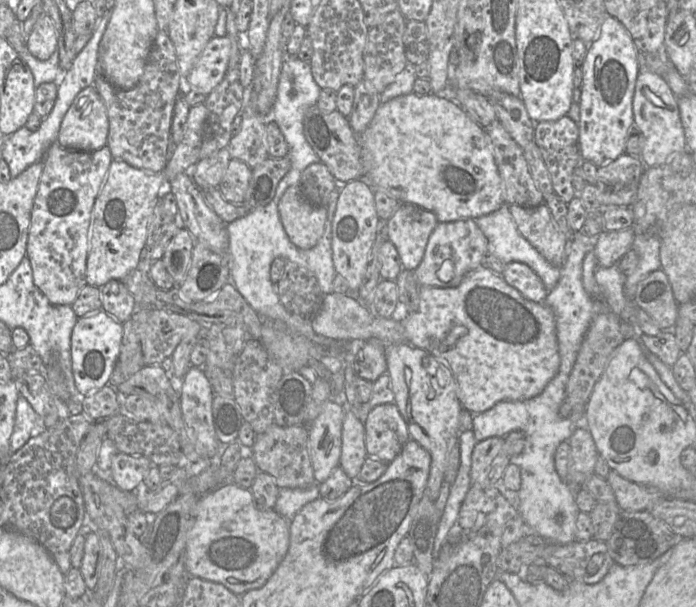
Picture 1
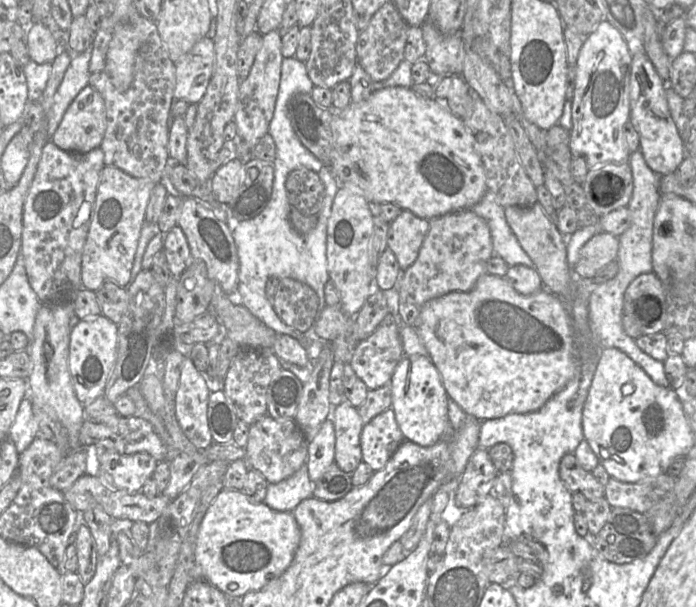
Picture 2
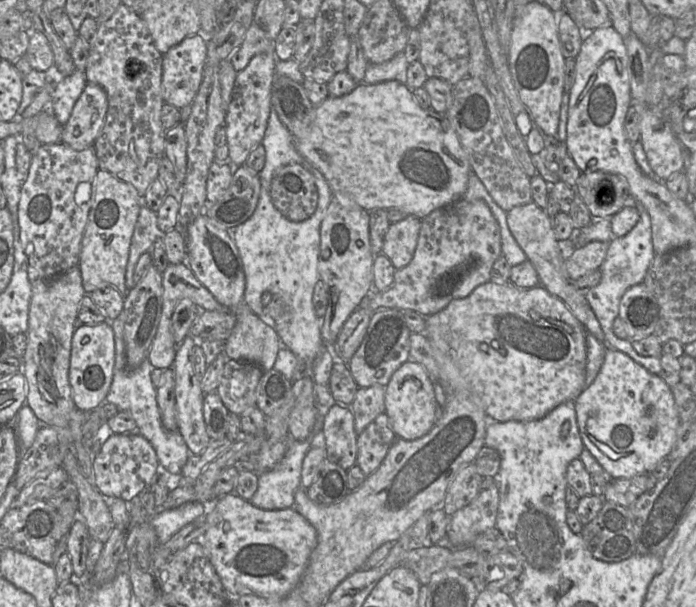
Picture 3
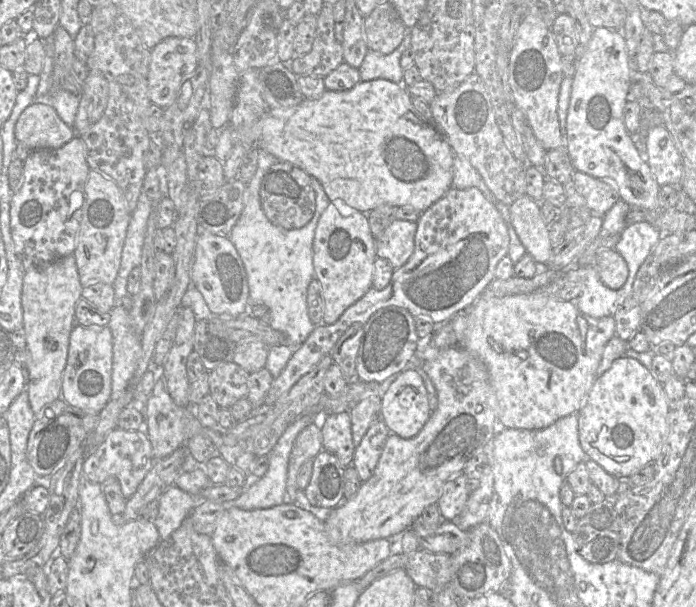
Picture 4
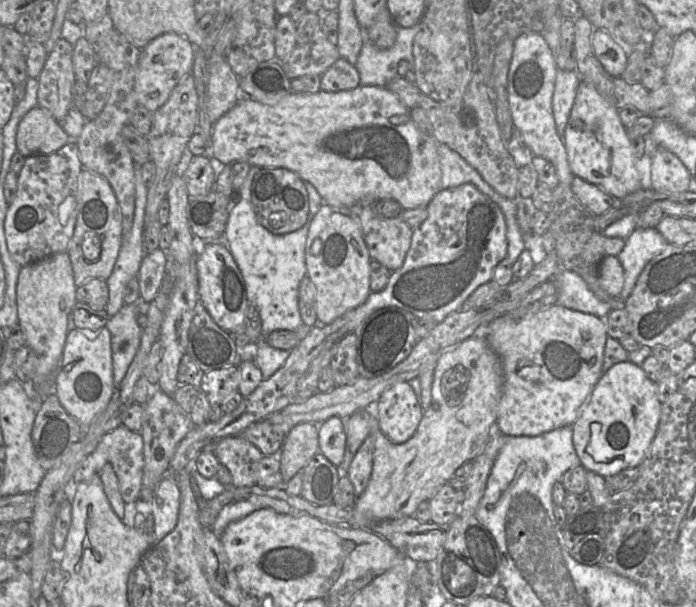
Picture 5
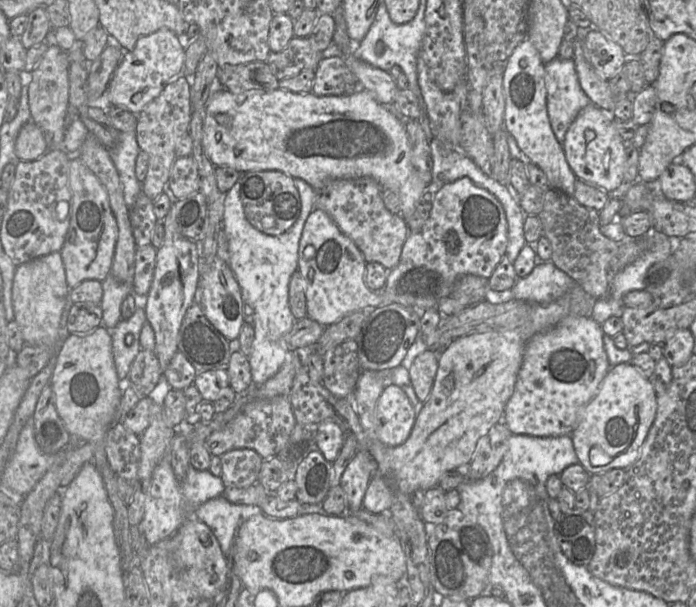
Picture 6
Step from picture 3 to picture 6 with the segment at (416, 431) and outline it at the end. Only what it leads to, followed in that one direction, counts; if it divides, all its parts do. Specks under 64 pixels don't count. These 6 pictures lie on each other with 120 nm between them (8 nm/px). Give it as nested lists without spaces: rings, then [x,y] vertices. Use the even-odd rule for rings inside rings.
[[[386,385],[376,404],[376,434],[386,446],[402,445],[416,420],[416,410],[406,393],[396,385]]]

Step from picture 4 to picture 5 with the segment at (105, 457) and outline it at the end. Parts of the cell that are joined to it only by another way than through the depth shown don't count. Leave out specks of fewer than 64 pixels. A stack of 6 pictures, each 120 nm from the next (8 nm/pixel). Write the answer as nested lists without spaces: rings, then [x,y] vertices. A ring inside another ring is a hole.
[[[120,425],[105,434],[96,449],[77,468],[73,475],[73,482],[78,484],[83,481],[90,481],[95,475],[100,475],[106,463],[110,463],[116,473],[124,502],[126,504],[136,504],[141,495],[144,469],[143,438],[141,433],[131,431],[124,425]]]

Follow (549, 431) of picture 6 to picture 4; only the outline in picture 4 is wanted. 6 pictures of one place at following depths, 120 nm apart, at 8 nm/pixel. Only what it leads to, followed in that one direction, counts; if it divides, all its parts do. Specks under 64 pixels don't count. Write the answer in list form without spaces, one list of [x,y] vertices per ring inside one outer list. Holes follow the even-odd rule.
[[[543,291],[491,297],[481,295],[470,307],[451,318],[457,346],[477,355],[486,365],[497,401],[496,420],[505,428],[539,430],[559,419],[577,414],[597,377],[608,341],[616,335],[613,316],[594,318],[583,314],[573,301]]]

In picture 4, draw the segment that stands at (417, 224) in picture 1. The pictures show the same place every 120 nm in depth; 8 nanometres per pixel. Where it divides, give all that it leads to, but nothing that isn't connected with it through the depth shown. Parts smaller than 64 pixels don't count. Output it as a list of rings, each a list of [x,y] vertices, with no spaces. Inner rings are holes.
[[[394,221],[375,239],[376,256],[387,260],[393,269],[403,266],[415,248],[417,222]]]

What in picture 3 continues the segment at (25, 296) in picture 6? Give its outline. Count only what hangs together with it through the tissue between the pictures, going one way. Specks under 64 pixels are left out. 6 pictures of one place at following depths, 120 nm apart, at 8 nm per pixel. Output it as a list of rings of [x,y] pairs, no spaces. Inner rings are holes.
[[[79,265],[52,279],[33,281],[31,285],[32,295],[29,306],[28,330],[26,333],[27,345],[22,362],[22,372],[27,386],[26,404],[43,423],[43,427],[66,427],[69,421],[69,414],[77,408],[72,399],[69,368],[72,336],[75,330],[74,321],[78,318],[78,308],[86,294],[82,285]]]

